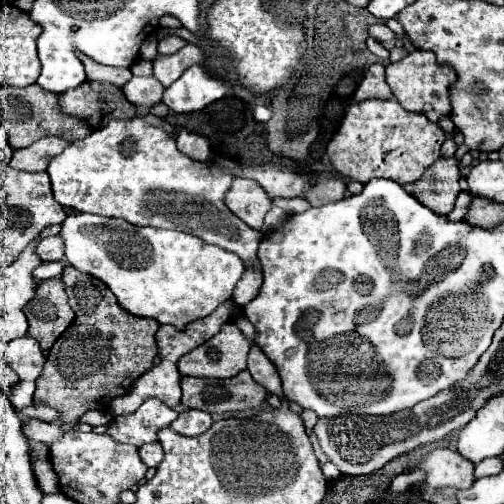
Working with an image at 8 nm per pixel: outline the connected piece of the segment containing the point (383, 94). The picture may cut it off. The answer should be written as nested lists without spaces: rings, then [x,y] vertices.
[[[372,64],[364,76],[364,80],[360,82],[358,90],[354,92],[354,100],[362,102],[368,98],[380,98],[380,100],[390,100],[392,92],[386,86],[384,80],[384,64]]]

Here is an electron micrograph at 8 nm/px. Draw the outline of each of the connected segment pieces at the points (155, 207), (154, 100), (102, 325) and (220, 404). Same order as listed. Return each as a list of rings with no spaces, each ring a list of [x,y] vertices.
[[[144,118],[110,120],[84,140],[66,146],[62,154],[50,160],[46,172],[52,180],[54,198],[62,206],[108,218],[124,218],[134,226],[188,232],[208,244],[232,250],[246,266],[256,260],[262,234],[236,218],[224,202],[234,174],[214,162],[196,162],[182,154],[168,132],[148,124]]]
[[[134,76],[122,90],[134,106],[144,106],[144,108],[152,108],[160,104],[162,94],[164,94],[164,86],[154,76],[150,78]]]
[[[70,264],[64,266],[60,280],[66,286],[66,294],[68,294],[72,310],[76,312],[76,318],[66,328],[66,332],[56,340],[56,344],[50,348],[50,354],[44,364],[44,374],[36,380],[34,400],[52,404],[52,408],[62,412],[62,422],[74,426],[80,420],[80,416],[88,410],[106,412],[112,398],[128,394],[128,390],[140,378],[140,374],[144,374],[146,370],[152,368],[152,362],[158,354],[154,334],[160,324],[156,320],[140,318],[140,316],[126,312],[122,306],[118,306],[116,296],[108,290],[108,286],[104,282],[100,282],[98,278],[94,278],[86,272],[80,272],[78,268],[74,268]]]
[[[248,370],[240,372],[234,378],[228,380],[216,380],[216,378],[194,378],[194,376],[184,376],[182,378],[182,404],[186,408],[196,408],[204,412],[234,412],[234,410],[246,410],[246,408],[256,408],[266,402],[266,388],[262,388],[254,378],[250,376]]]

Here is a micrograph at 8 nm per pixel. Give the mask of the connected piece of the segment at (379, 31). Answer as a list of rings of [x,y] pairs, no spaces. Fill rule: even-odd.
[[[374,24],[368,28],[368,36],[376,38],[378,42],[386,42],[386,40],[394,40],[396,34],[386,24]]]

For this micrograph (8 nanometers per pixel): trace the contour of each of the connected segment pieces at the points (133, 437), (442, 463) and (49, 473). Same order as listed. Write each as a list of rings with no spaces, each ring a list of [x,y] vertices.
[[[150,398],[134,414],[116,416],[110,422],[106,434],[118,444],[132,444],[140,448],[148,442],[158,442],[158,430],[170,426],[176,418],[176,410],[168,408],[164,402],[156,398]]]
[[[438,448],[430,452],[418,466],[424,466],[428,472],[426,484],[436,490],[444,486],[470,488],[476,480],[474,464],[450,448]]]
[[[42,450],[38,454],[38,462],[34,464],[34,476],[38,480],[38,488],[44,492],[44,494],[50,494],[58,490],[58,482],[56,482],[56,474],[48,462],[48,454]]]

